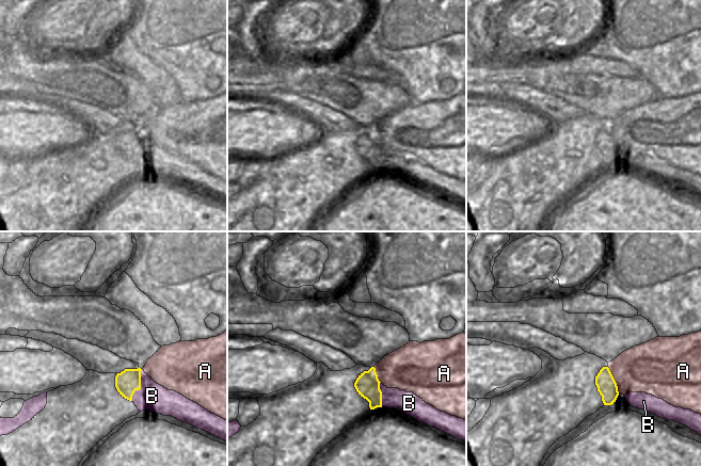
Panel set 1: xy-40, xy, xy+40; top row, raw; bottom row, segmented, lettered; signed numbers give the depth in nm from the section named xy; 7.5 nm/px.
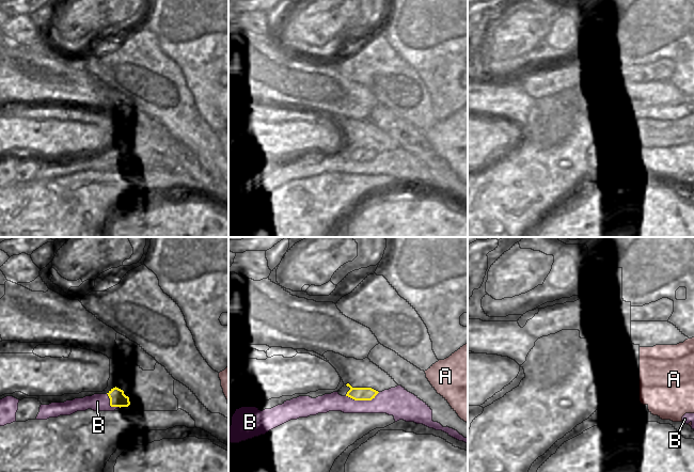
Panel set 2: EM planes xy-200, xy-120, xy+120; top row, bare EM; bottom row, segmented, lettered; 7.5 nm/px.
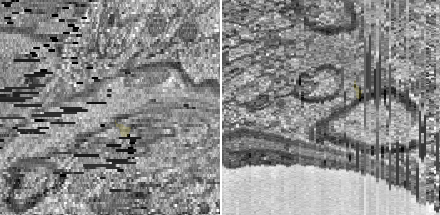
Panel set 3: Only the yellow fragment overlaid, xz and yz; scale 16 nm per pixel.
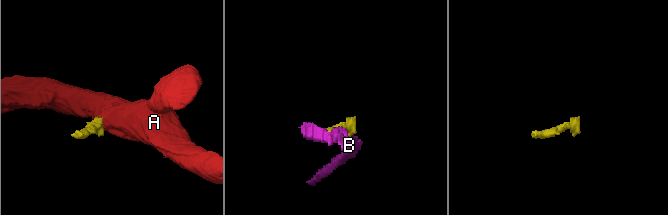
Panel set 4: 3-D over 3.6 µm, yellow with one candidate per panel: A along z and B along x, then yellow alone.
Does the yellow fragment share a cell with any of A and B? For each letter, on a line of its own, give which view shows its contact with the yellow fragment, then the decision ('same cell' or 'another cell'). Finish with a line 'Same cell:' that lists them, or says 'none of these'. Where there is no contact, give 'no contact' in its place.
A: xy+40 | another cell
B: xy-40 | another cell
Same cell: none of these

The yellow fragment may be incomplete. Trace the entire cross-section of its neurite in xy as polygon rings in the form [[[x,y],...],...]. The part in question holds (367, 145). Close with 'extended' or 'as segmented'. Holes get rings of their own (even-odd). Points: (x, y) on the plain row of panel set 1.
[[[375,128],[361,134],[354,144],[359,156],[369,163],[370,171],[382,168],[380,144]]]; as segmented

